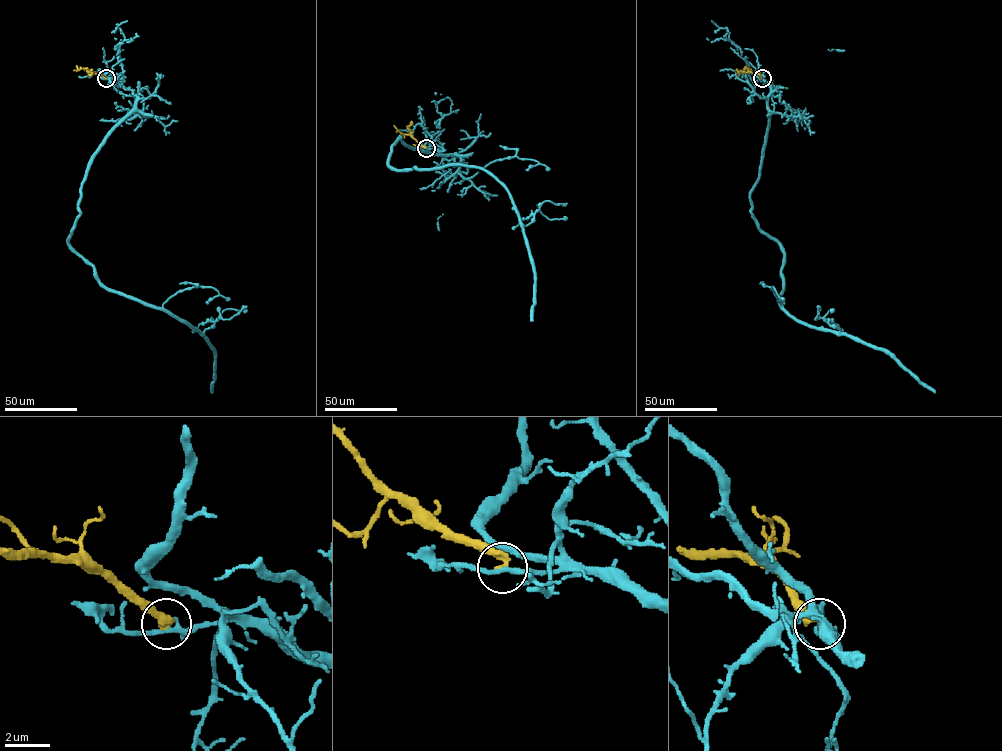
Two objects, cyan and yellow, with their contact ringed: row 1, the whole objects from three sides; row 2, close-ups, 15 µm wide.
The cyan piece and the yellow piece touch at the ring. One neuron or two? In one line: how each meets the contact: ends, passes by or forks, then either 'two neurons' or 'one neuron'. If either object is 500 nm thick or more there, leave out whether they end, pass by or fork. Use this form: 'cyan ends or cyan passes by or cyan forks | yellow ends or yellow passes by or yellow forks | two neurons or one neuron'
cyan passes by | yellow ends | two neurons

